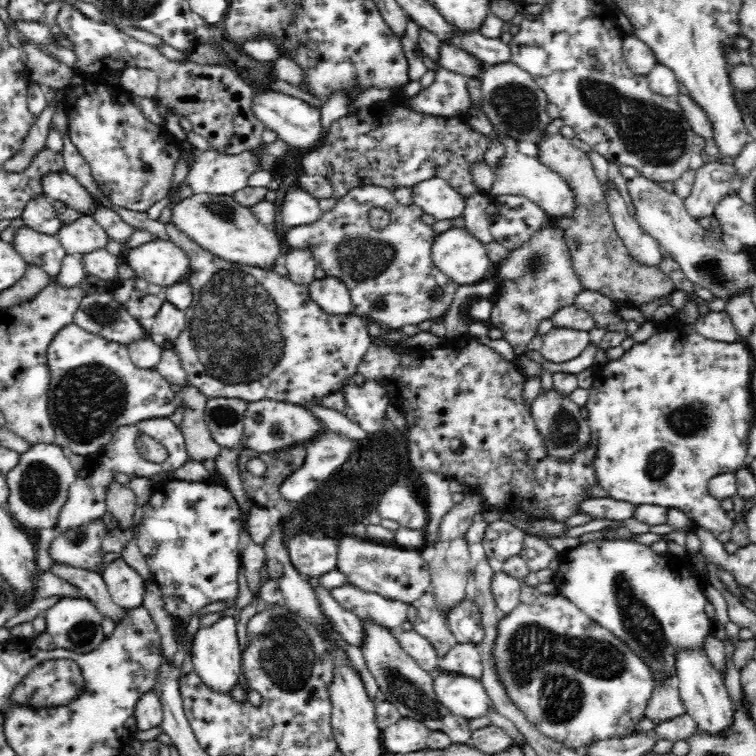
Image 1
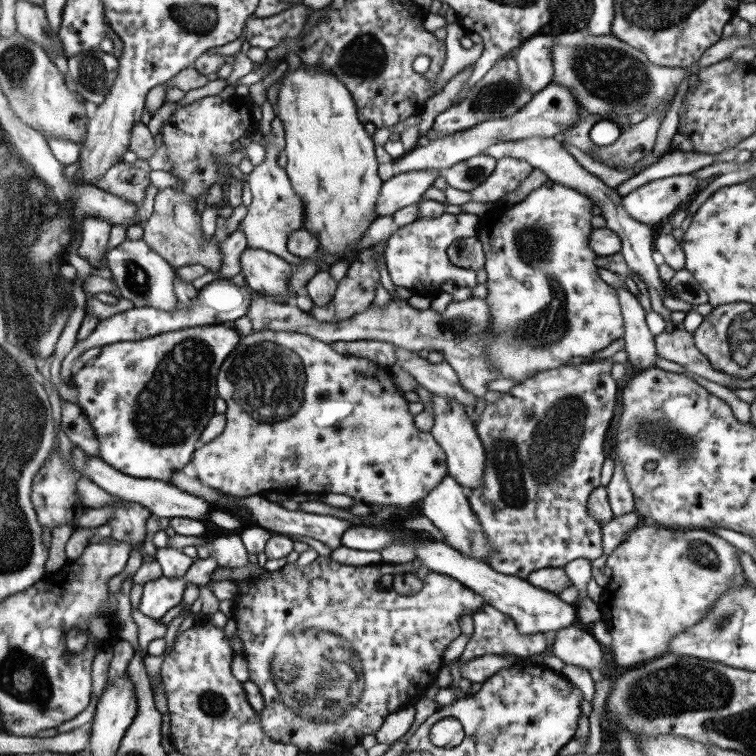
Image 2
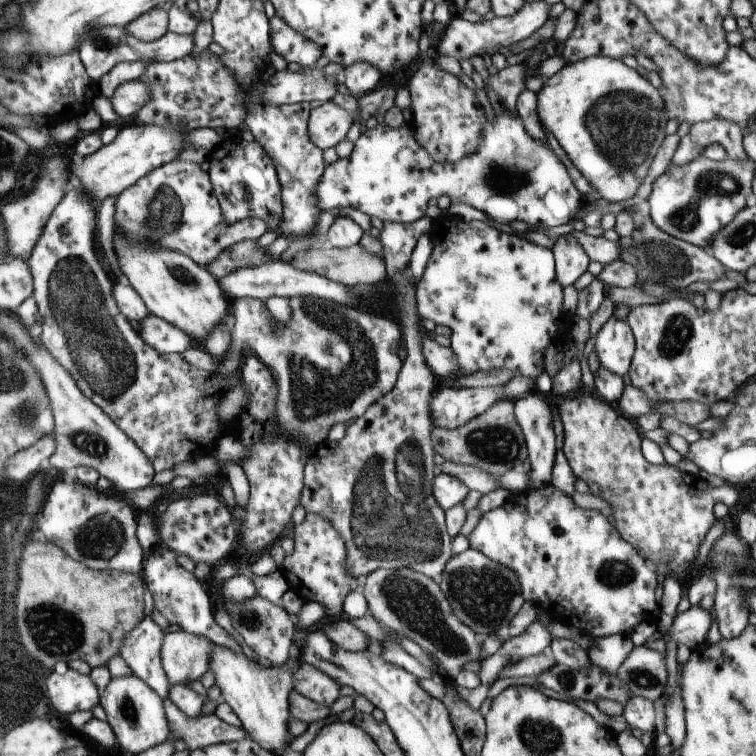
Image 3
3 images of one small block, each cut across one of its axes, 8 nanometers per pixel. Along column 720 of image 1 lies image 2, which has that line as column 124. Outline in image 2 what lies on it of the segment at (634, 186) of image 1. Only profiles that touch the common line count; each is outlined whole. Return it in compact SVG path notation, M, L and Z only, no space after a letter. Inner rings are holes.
M126 238L117 247L105 255L107 268L111 270L111 279L118 287L122 298L130 300L136 308L151 306L158 310L176 310L179 304L175 290L175 268L166 259L151 249L144 239Z

